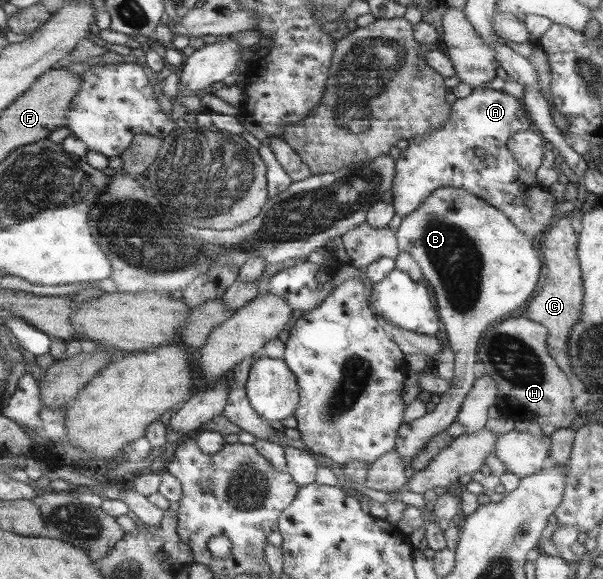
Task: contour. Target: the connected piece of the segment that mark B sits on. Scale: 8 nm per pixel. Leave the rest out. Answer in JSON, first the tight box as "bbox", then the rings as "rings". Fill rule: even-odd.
{"bbox":[395,187,540,464],"rings":[[[443,187],[433,191],[415,212],[402,218],[397,234],[400,249],[417,262],[423,273],[423,279],[434,289],[441,321],[448,333],[450,346],[455,351],[456,364],[452,387],[440,397],[436,408],[429,414],[425,413],[414,421],[403,424],[399,429],[395,448],[402,453],[405,464],[411,464],[413,457],[416,457],[430,438],[434,434],[444,432],[446,427],[450,427],[458,417],[464,400],[472,392],[477,381],[474,365],[479,361],[477,349],[483,333],[493,324],[506,320],[504,317],[510,315],[514,309],[528,304],[530,295],[538,283],[540,259],[534,247],[530,245],[531,239],[518,229],[502,210],[467,189]]]}

